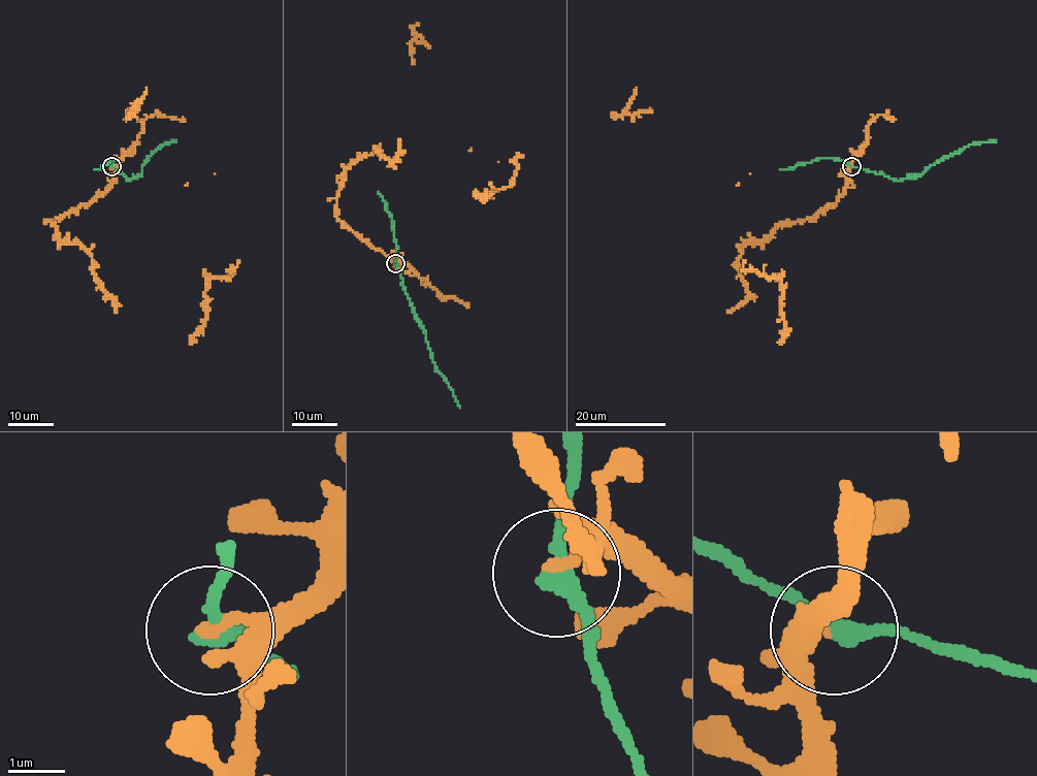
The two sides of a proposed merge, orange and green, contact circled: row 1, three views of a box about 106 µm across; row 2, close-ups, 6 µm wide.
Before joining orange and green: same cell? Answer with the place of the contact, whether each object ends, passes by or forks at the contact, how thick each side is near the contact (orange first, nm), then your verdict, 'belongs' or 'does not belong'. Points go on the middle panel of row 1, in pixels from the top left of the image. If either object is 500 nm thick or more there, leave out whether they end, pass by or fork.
at (395, 263); orange ends there; green passes by; 200 nm thick on the orange side, 280 nm on the other; does not belong

